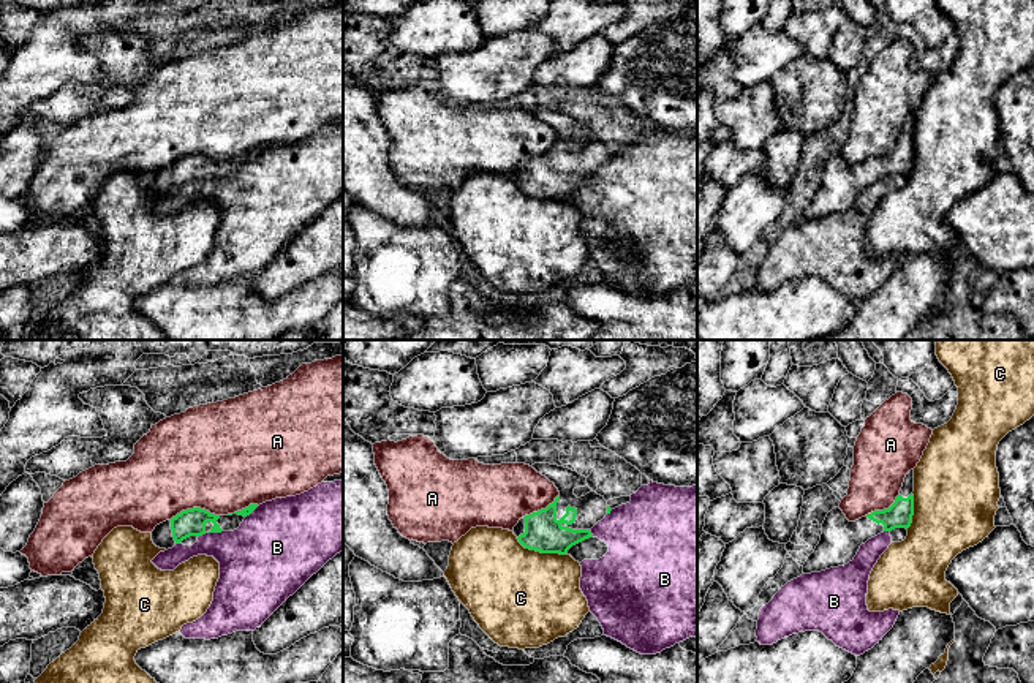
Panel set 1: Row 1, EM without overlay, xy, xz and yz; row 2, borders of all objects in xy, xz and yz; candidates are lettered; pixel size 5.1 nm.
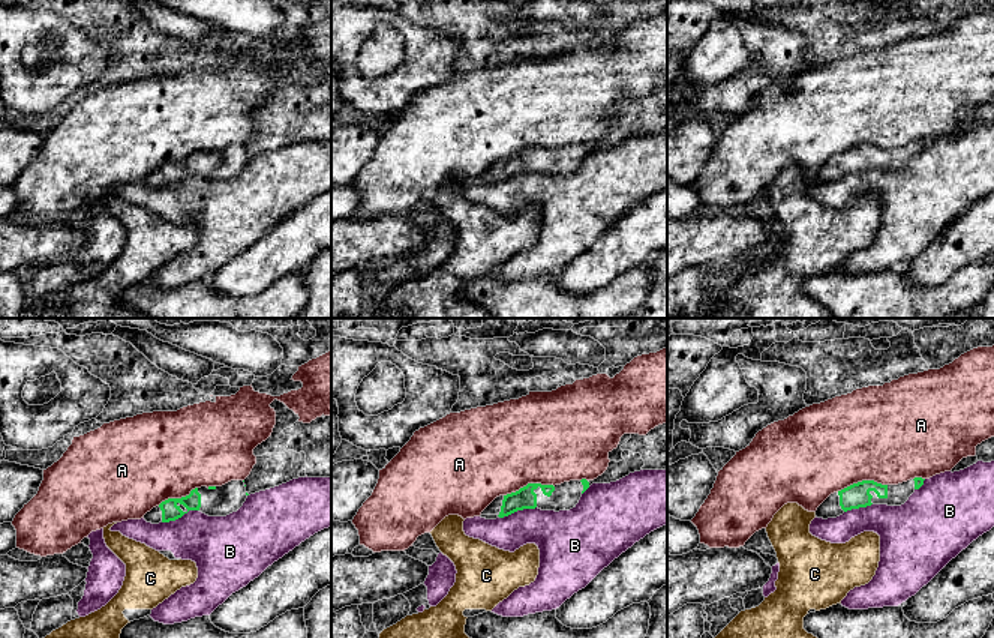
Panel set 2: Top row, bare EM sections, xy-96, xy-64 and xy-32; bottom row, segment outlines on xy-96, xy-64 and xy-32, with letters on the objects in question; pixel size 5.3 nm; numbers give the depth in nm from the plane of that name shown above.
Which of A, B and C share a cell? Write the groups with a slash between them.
A / B / C

